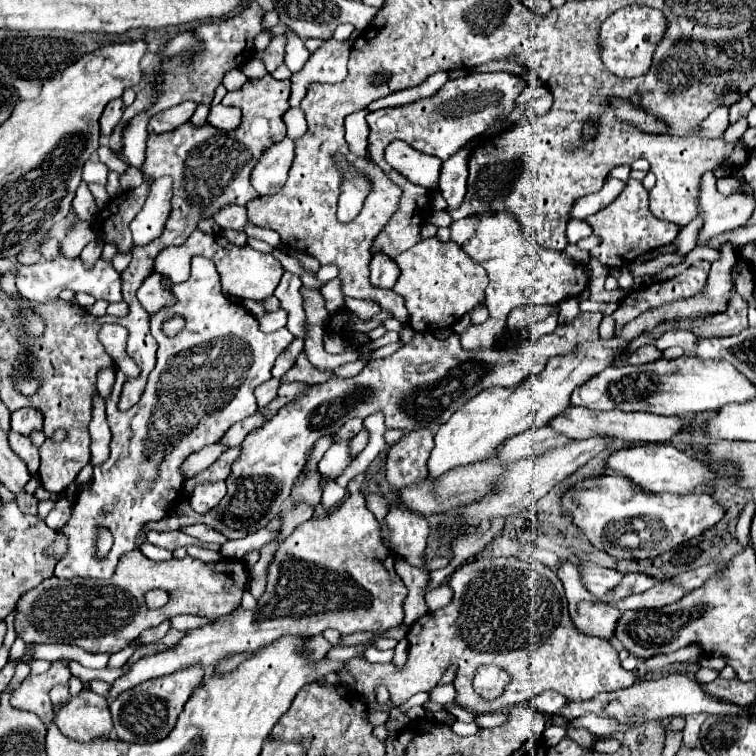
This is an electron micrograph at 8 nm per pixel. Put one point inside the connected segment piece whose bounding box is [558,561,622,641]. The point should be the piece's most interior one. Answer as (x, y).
(600, 621)

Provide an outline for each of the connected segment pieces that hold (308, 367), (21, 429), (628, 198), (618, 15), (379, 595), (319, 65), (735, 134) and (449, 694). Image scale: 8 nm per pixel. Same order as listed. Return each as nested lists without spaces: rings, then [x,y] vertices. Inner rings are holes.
[[[302,351],[302,353],[298,355],[294,367],[288,369],[280,381],[282,381],[282,383],[284,383],[284,381],[302,381],[302,383],[310,383],[310,385],[312,385],[312,383],[328,381],[332,375],[333,373],[330,371],[320,371],[320,369],[316,369],[316,367],[308,361],[306,353]]]
[[[26,407],[26,409],[18,409],[12,413],[12,431],[20,433],[20,435],[30,435],[34,429],[40,431],[44,423],[44,417],[40,411]]]
[[[628,179],[624,191],[608,207],[586,217],[586,223],[592,227],[594,235],[600,235],[602,239],[602,243],[590,251],[590,257],[598,259],[606,267],[620,267],[632,263],[636,257],[648,253],[658,245],[666,245],[676,237],[676,225],[654,219],[648,209],[648,191],[636,179]]]
[[[628,5],[624,9],[618,9],[612,13],[602,25],[600,25],[600,59],[618,77],[638,77],[640,73],[646,73],[652,63],[654,45],[660,42],[666,31],[666,19],[661,11],[642,5]]]
[[[354,493],[328,517],[310,519],[298,525],[294,533],[278,545],[268,567],[266,593],[254,611],[238,609],[212,625],[188,631],[178,649],[166,649],[166,653],[144,657],[134,663],[124,677],[114,681],[110,697],[114,699],[126,689],[184,667],[200,665],[212,669],[230,653],[258,651],[284,635],[310,637],[328,627],[338,629],[342,635],[392,629],[404,619],[402,605],[406,593],[406,585],[402,585],[394,571],[394,557],[380,539],[380,525],[374,513],[366,507],[364,495]],[[378,555],[386,555],[386,565]]]
[[[328,39],[318,49],[312,53],[304,69],[296,75],[292,75],[292,95],[290,95],[290,105],[298,107],[300,101],[304,99],[306,87],[310,83],[338,83],[346,77],[346,63],[348,63],[348,53],[350,45],[338,43],[336,39]]]
[[[738,121],[738,125],[730,125],[728,129],[726,129],[726,133],[724,133],[724,141],[728,143],[734,143],[736,139],[740,139],[742,137],[742,133],[748,129],[748,123],[746,121]]]
[[[438,685],[430,691],[430,701],[436,701],[436,703],[454,703],[454,687],[452,685]]]

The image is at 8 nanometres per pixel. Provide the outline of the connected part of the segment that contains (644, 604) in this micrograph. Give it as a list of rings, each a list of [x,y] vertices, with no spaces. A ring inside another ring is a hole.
[[[654,585],[646,593],[638,593],[634,597],[626,597],[626,599],[618,601],[616,607],[620,611],[628,611],[628,609],[658,609],[658,607],[664,607],[664,605],[670,605],[670,603],[678,601],[684,593],[686,593],[686,589],[682,589],[678,585]]]

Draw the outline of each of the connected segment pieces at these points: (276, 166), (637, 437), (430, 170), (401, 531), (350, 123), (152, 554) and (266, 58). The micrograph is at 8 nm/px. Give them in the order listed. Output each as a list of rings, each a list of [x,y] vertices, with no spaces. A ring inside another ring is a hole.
[[[288,137],[266,149],[262,161],[254,167],[252,173],[252,187],[258,191],[258,195],[274,195],[282,189],[292,159],[294,159],[294,141]]]
[[[570,405],[564,409],[558,417],[548,421],[548,427],[552,427],[556,433],[562,433],[566,437],[592,437],[598,433],[606,433],[606,437],[622,439],[626,443],[660,443],[676,435],[678,431],[686,429],[688,421],[684,425],[676,417],[662,417],[652,413],[626,413],[626,411],[592,411],[586,407],[574,407]]]
[[[392,141],[386,147],[384,159],[386,159],[386,163],[390,163],[390,167],[394,167],[414,185],[438,189],[438,175],[440,175],[442,161],[438,161],[436,157],[418,153],[404,141]]]
[[[398,503],[388,511],[388,517],[384,519],[388,525],[388,539],[390,547],[396,549],[402,557],[408,557],[408,561],[420,569],[424,563],[424,549],[426,549],[426,537],[428,537],[428,523],[418,513],[412,513]]]
[[[366,109],[356,111],[346,117],[346,141],[350,151],[358,157],[366,157],[366,143],[368,143],[368,123],[366,123]]]
[[[144,543],[144,545],[140,547],[140,551],[142,551],[148,559],[152,559],[152,561],[166,561],[166,559],[172,559],[171,551],[150,545],[150,543]]]
[[[276,35],[270,43],[270,47],[266,51],[260,51],[258,55],[262,57],[268,73],[272,73],[277,69],[278,65],[282,65],[284,59],[284,49],[286,49],[286,37],[284,35]]]

